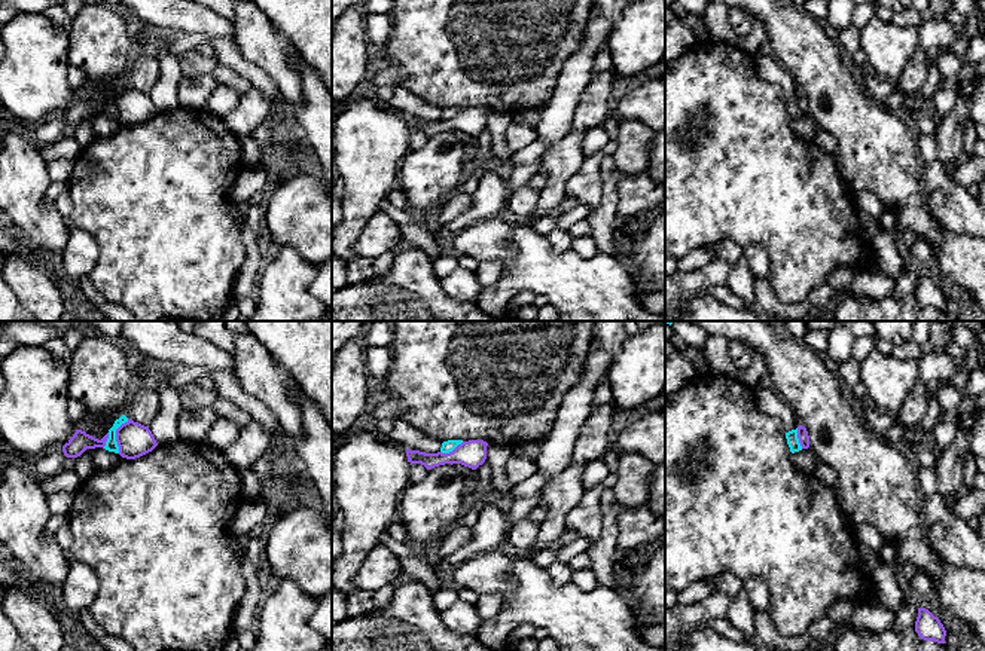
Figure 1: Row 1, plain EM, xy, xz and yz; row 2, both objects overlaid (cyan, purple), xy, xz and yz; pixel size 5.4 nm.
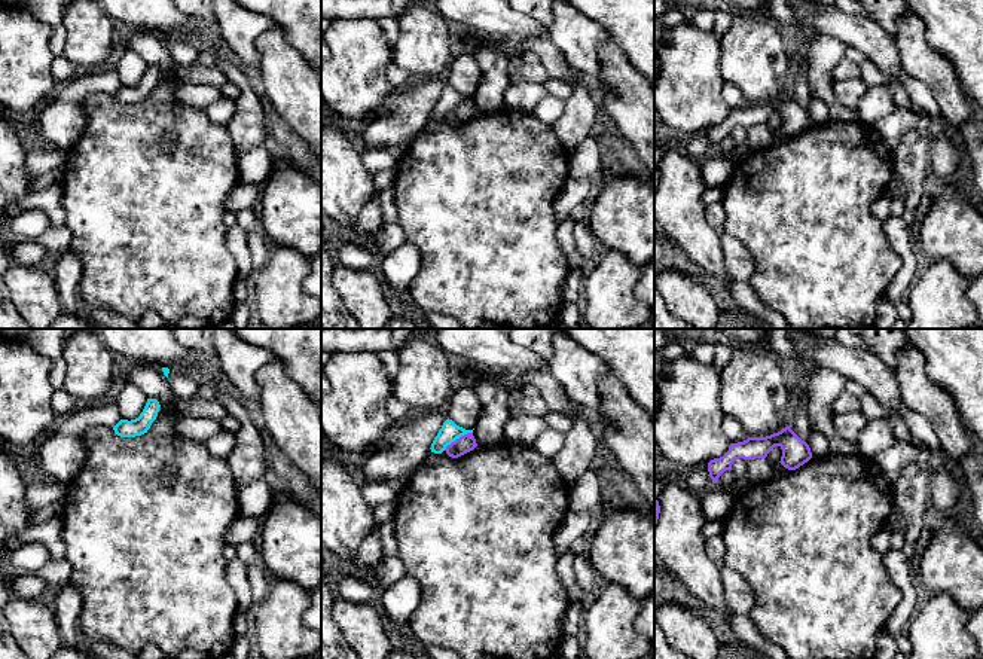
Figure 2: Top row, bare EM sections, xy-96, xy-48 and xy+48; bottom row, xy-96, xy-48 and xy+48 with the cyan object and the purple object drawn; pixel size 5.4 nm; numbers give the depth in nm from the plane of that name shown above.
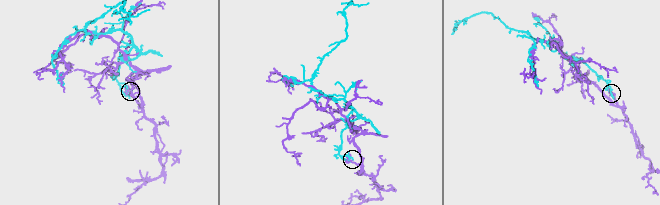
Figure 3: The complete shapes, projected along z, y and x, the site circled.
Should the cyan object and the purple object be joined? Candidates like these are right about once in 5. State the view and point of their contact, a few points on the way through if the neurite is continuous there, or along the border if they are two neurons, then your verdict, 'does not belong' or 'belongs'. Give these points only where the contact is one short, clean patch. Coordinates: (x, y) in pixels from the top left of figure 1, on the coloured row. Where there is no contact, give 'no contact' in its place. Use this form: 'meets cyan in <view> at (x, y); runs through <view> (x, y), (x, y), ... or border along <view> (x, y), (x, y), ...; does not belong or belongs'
meets cyan in xy at (115, 436); does not belong

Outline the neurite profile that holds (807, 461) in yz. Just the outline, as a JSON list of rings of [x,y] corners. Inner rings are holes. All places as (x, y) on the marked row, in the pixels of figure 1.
[[[799,450],[790,455],[795,467],[806,474],[814,474],[820,458],[812,450]]]

